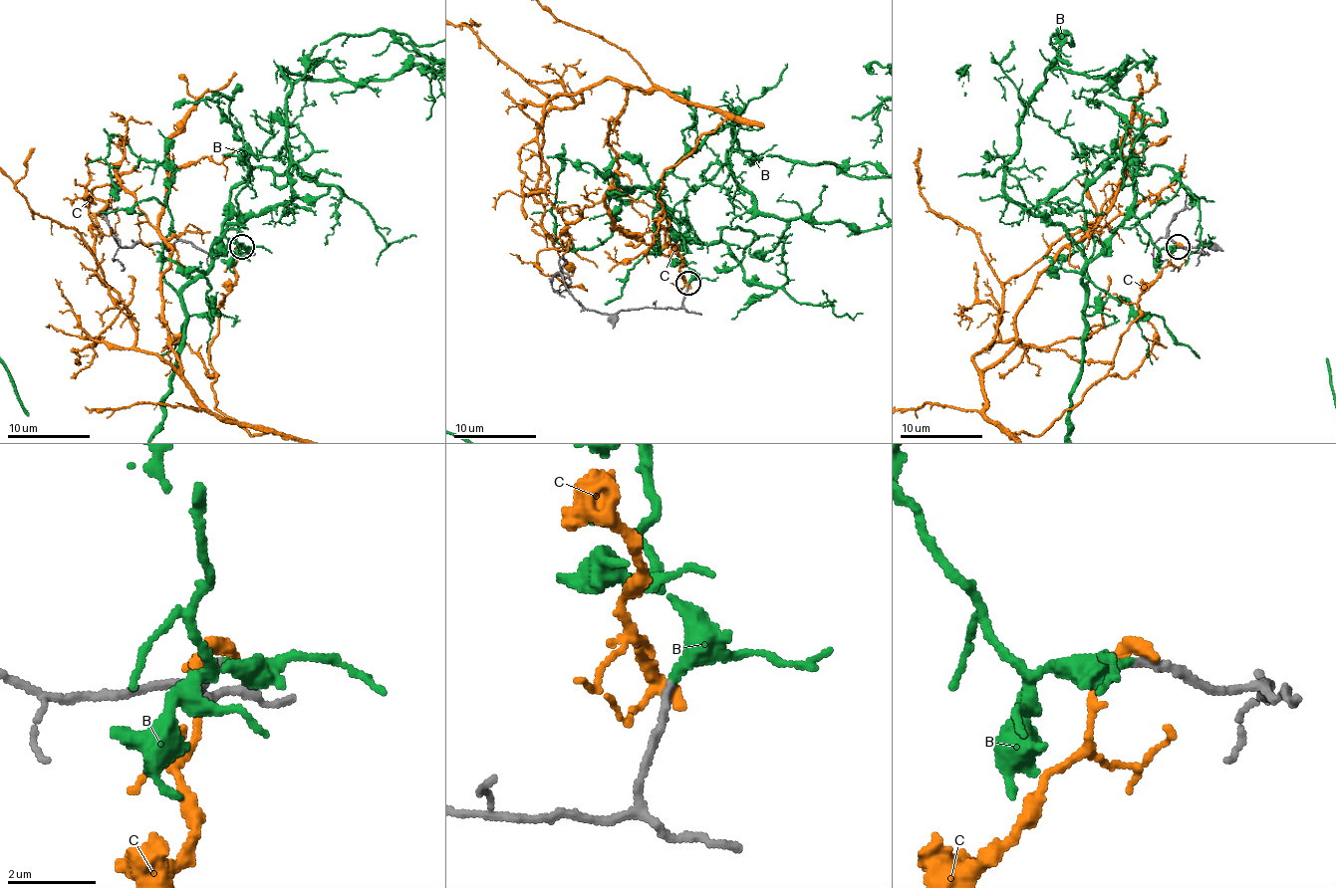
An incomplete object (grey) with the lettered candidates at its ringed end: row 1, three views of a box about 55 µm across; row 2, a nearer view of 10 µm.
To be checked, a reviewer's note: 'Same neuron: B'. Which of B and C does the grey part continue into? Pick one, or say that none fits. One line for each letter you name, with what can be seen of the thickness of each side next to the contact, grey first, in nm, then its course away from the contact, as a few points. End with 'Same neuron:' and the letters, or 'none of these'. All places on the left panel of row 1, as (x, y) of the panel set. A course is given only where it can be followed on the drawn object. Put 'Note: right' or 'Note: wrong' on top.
Note: right
B: 180 nm thick on the grey side, 320 nm on the other
Same neuron: B

